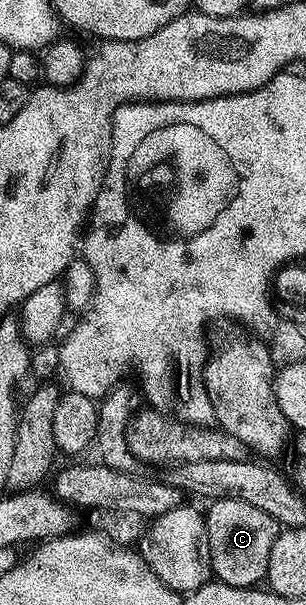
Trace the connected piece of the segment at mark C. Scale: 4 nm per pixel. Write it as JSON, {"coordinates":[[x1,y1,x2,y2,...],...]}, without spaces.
{"coordinates":[[213,500,206,505,207,549,211,555,211,571,220,584,250,588,258,585,267,574,267,559,281,526,265,510,240,500]]}

